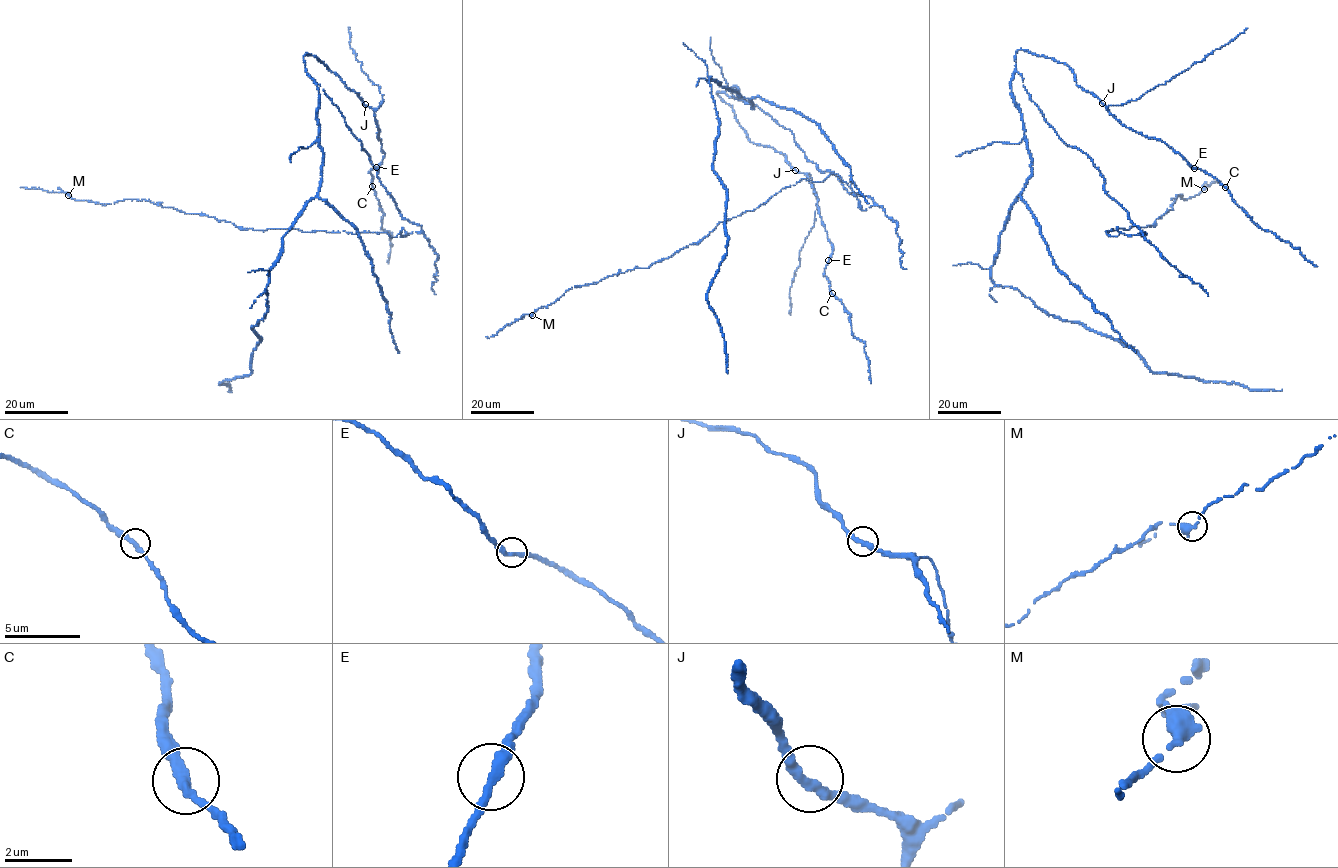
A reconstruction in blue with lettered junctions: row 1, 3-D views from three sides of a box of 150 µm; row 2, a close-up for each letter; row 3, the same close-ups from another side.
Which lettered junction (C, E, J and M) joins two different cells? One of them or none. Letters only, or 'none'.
none

